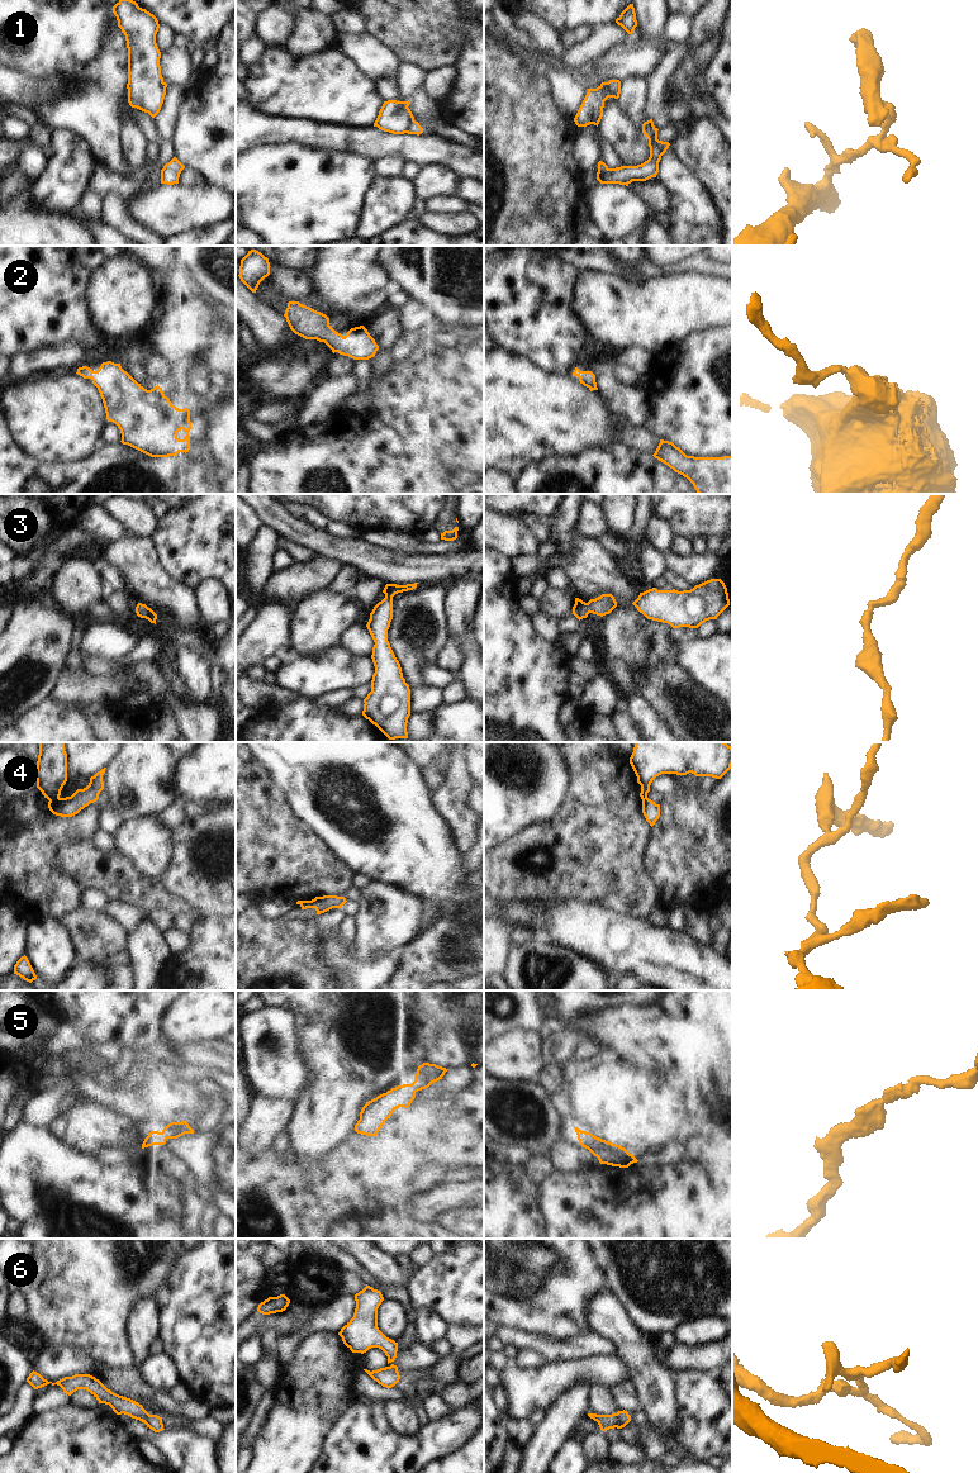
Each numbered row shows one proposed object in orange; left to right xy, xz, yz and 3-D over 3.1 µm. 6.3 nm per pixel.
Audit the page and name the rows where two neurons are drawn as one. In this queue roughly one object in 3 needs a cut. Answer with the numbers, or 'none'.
1, 4, 6

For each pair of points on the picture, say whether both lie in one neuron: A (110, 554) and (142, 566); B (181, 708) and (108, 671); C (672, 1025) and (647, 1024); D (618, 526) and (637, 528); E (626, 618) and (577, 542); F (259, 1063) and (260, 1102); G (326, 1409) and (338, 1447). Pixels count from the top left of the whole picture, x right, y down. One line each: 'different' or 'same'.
A: same
B: same
C: same
D: different
E: same
F: different
G: different

